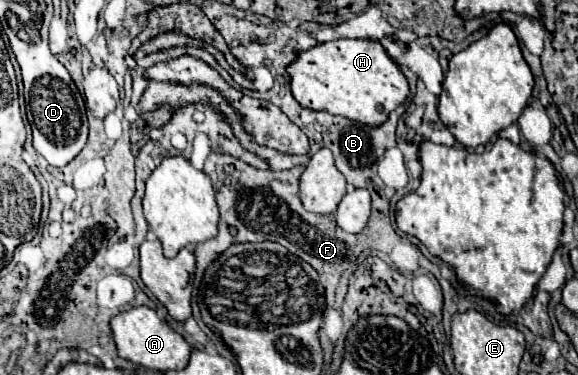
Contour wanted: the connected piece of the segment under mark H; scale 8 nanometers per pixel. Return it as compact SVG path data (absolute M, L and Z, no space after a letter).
M337 39L319 43L297 55L289 65L293 97L307 109L341 115L369 127L385 123L389 113L409 97L409 85L401 67L387 55L381 43L369 39Z

